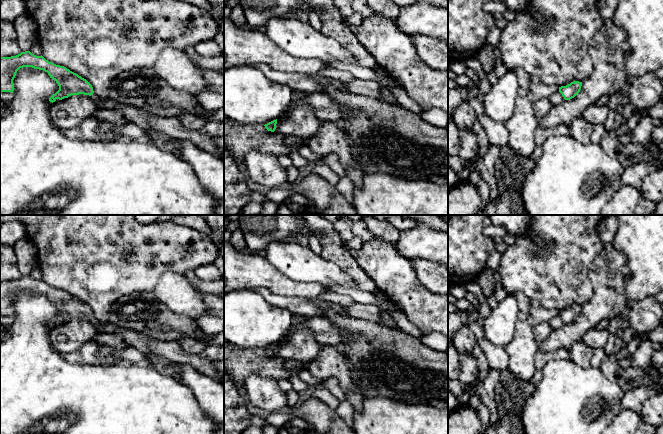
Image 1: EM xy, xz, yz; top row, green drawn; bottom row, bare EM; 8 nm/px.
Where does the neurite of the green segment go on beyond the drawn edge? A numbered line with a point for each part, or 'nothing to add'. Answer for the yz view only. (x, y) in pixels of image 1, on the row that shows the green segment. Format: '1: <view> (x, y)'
1: yz (556, 99)

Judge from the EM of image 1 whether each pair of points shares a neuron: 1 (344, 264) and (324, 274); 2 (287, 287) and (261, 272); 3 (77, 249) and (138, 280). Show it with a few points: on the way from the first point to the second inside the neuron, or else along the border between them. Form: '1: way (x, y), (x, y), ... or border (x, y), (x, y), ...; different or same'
1: border (319, 255), (337, 264), (348, 274), (354, 283); different
2: way (281, 285), (267, 276); same
3: way (92, 249), (102, 254), (114, 256), (123, 265); same

